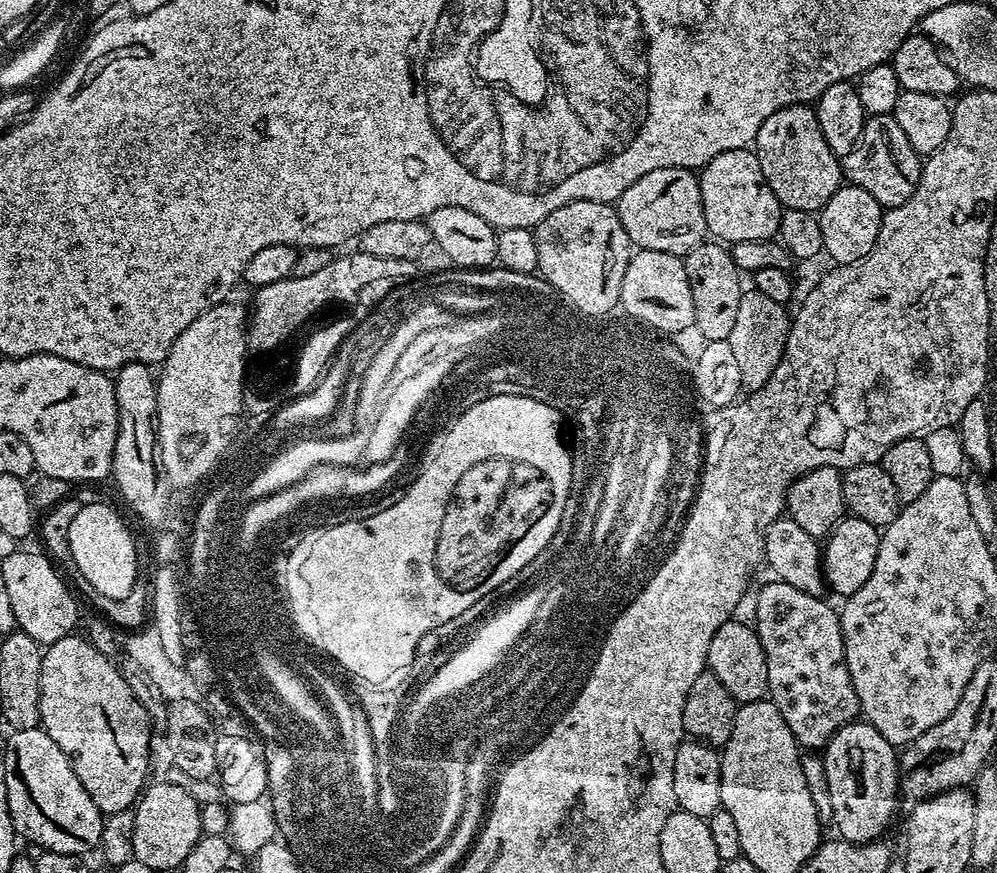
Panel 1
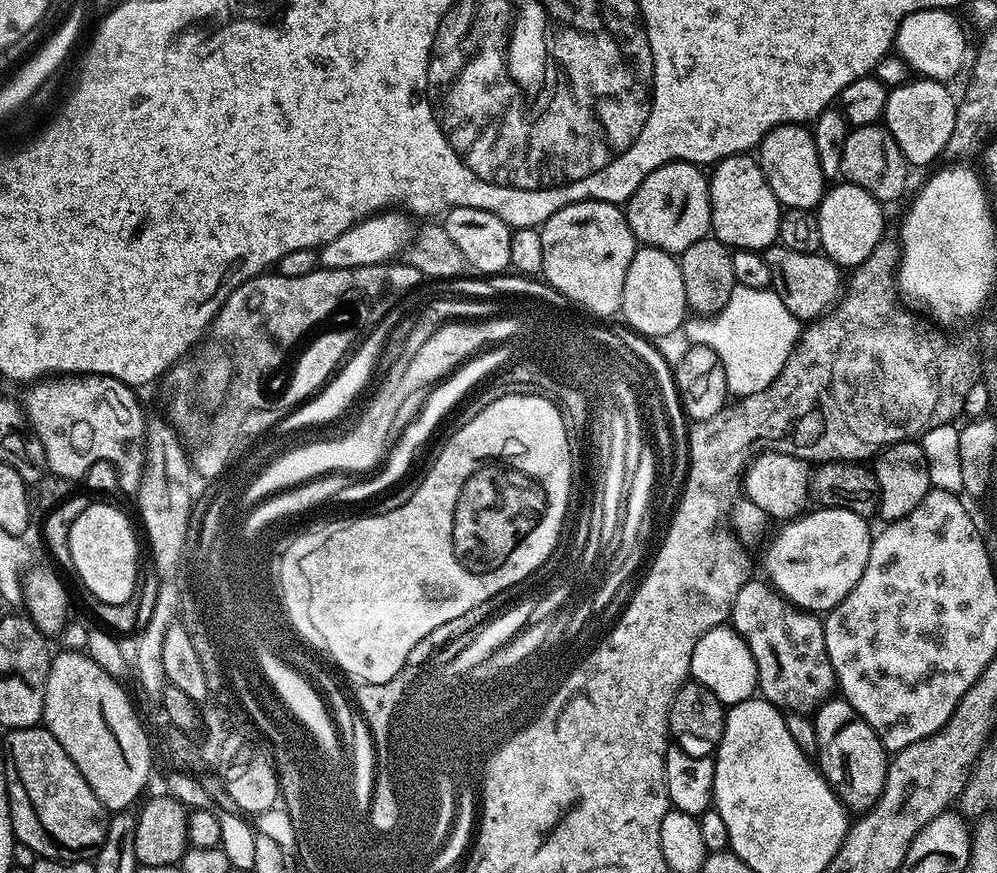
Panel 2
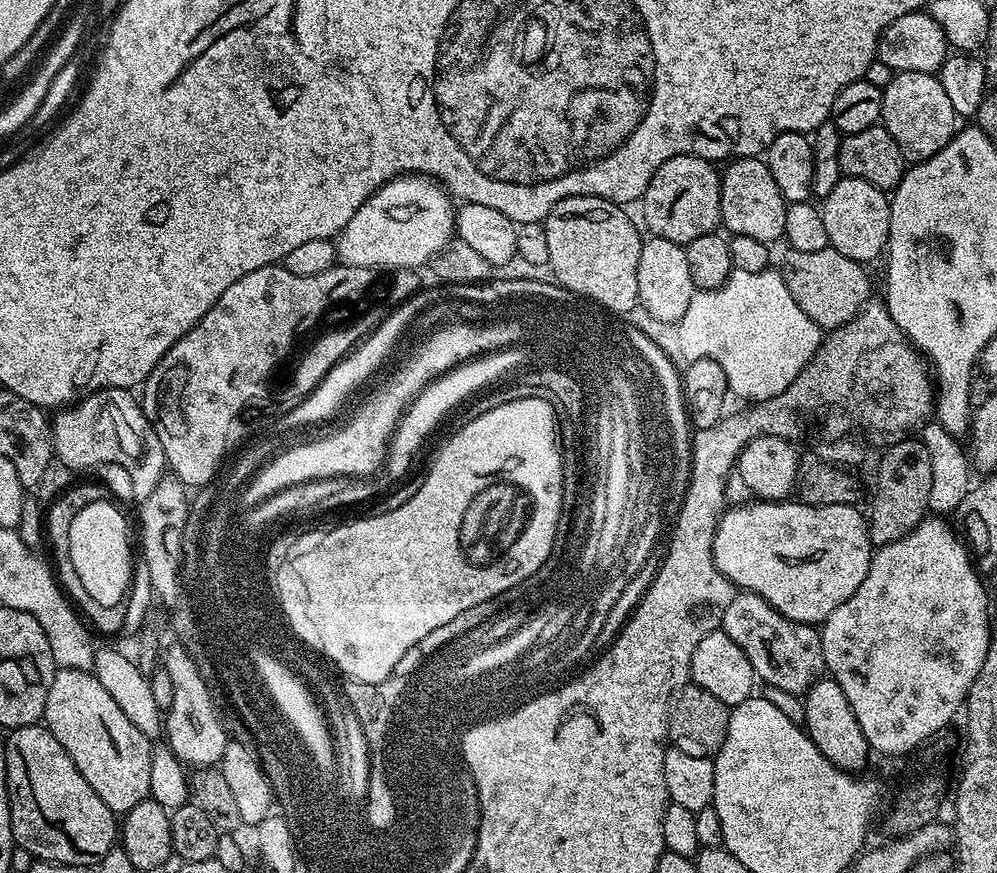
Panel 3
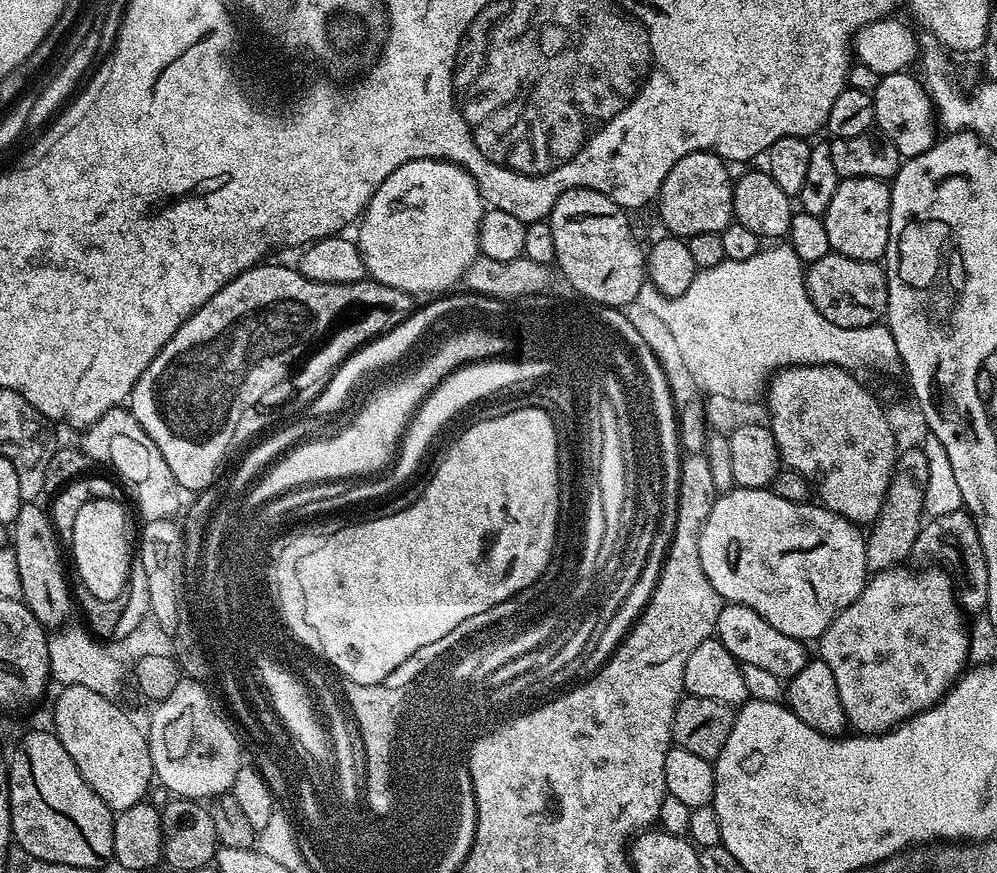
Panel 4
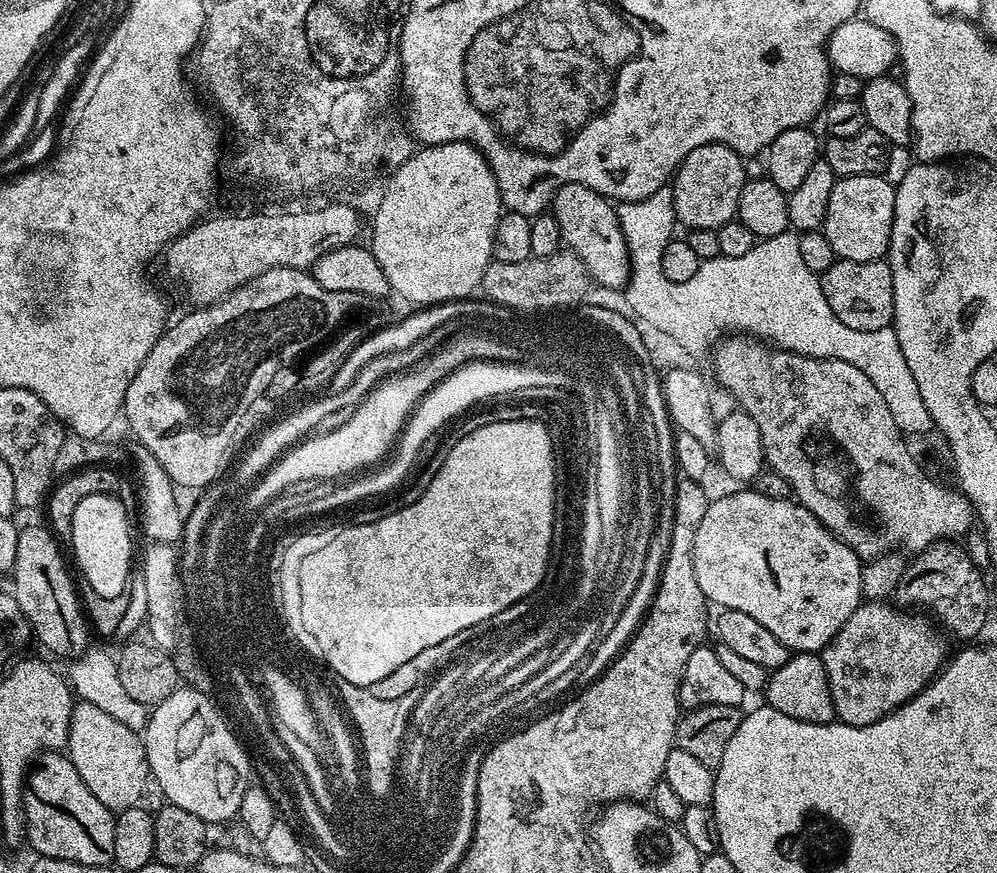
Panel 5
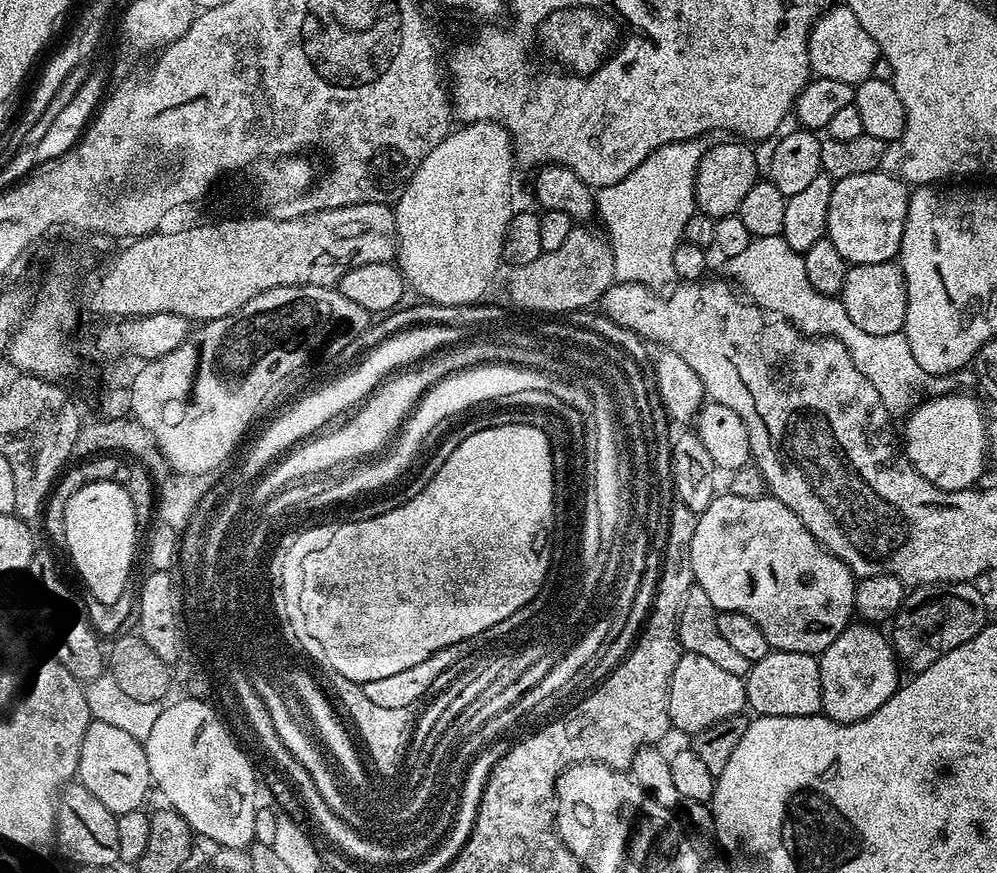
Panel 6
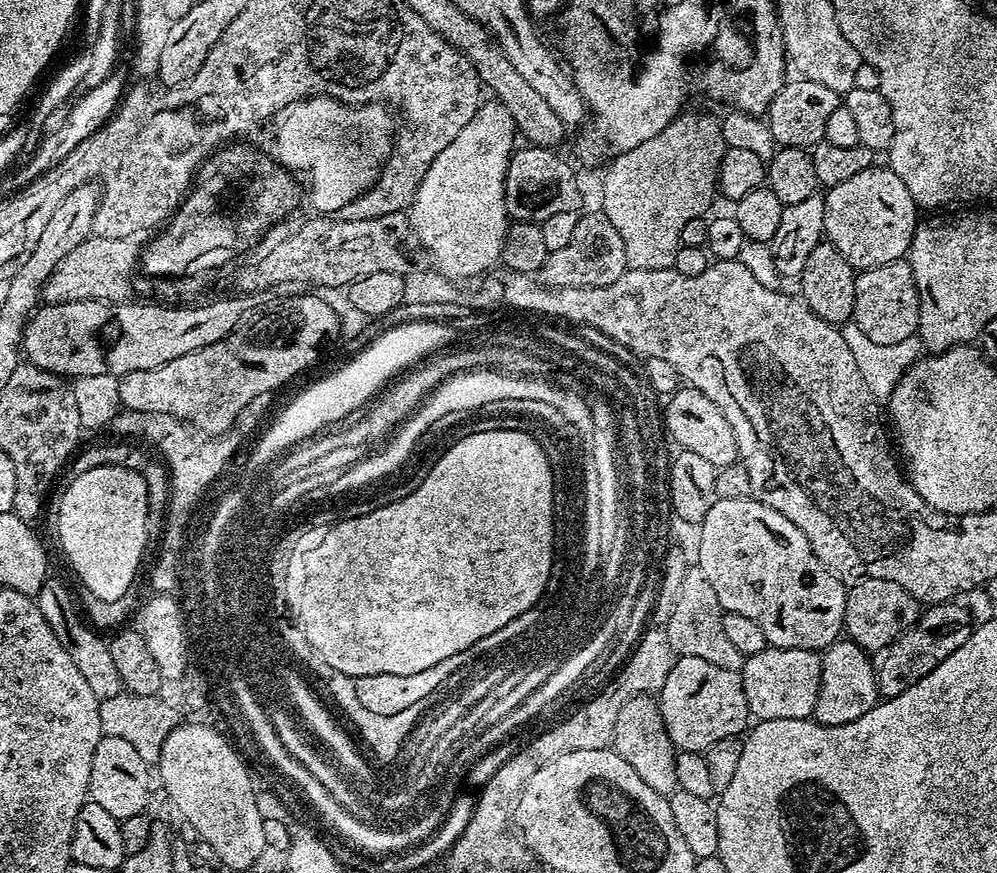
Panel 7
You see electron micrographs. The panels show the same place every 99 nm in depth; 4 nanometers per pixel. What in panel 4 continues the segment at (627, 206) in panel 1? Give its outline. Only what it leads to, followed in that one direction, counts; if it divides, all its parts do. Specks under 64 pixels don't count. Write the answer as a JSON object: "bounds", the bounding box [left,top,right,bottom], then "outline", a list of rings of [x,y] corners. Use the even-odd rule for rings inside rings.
{"bounds":[658,152,734,238],"outline":[[[691,152],[686,154],[666,174],[666,178],[660,184],[660,195],[658,205],[660,204],[660,220],[665,224],[667,231],[671,235],[681,238],[687,238],[694,234],[710,234],[711,232],[721,232],[726,230],[728,224],[733,223],[732,215],[732,186],[734,183],[733,173],[728,173],[729,165],[717,156],[715,152]]]}

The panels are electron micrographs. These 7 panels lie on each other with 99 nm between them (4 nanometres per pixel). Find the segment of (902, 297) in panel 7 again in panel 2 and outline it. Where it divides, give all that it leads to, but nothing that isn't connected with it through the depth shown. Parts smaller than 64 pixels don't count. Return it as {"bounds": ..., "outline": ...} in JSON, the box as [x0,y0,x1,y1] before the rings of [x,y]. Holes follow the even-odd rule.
{"bounds":[766,242,842,322],"outline":[[[777,242],[767,249],[766,259],[768,265],[772,267],[772,274],[778,285],[782,302],[799,321],[811,322],[817,316],[824,315],[837,303],[842,292],[842,276],[840,280],[842,272],[827,256],[820,252],[798,254],[798,250],[790,250]]]}

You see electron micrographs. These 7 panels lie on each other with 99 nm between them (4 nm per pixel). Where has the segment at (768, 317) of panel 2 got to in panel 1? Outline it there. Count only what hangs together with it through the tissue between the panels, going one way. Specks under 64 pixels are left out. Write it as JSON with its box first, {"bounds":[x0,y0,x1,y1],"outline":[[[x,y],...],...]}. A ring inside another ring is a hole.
{"bounds":[729,290,790,389],"outline":[[[755,290],[745,291],[739,302],[734,326],[731,327],[729,343],[738,366],[740,384],[749,389],[756,389],[768,380],[784,352],[785,338],[788,335],[790,318],[785,314],[785,307],[766,298]]]}

